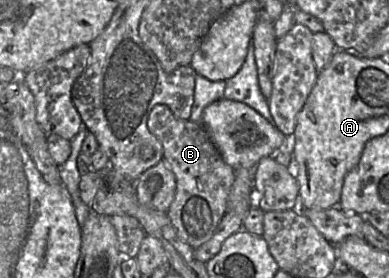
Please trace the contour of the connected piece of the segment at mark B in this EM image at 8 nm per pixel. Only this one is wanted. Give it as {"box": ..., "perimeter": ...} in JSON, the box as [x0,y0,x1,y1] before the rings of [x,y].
{"box":[147,104,235,249],"perimeter":[[[157,104],[147,126],[161,142],[164,160],[176,177],[176,193],[168,216],[181,240],[193,249],[211,239],[226,214],[227,199],[235,180],[235,169],[222,158],[202,122],[176,118],[168,106]]]}

